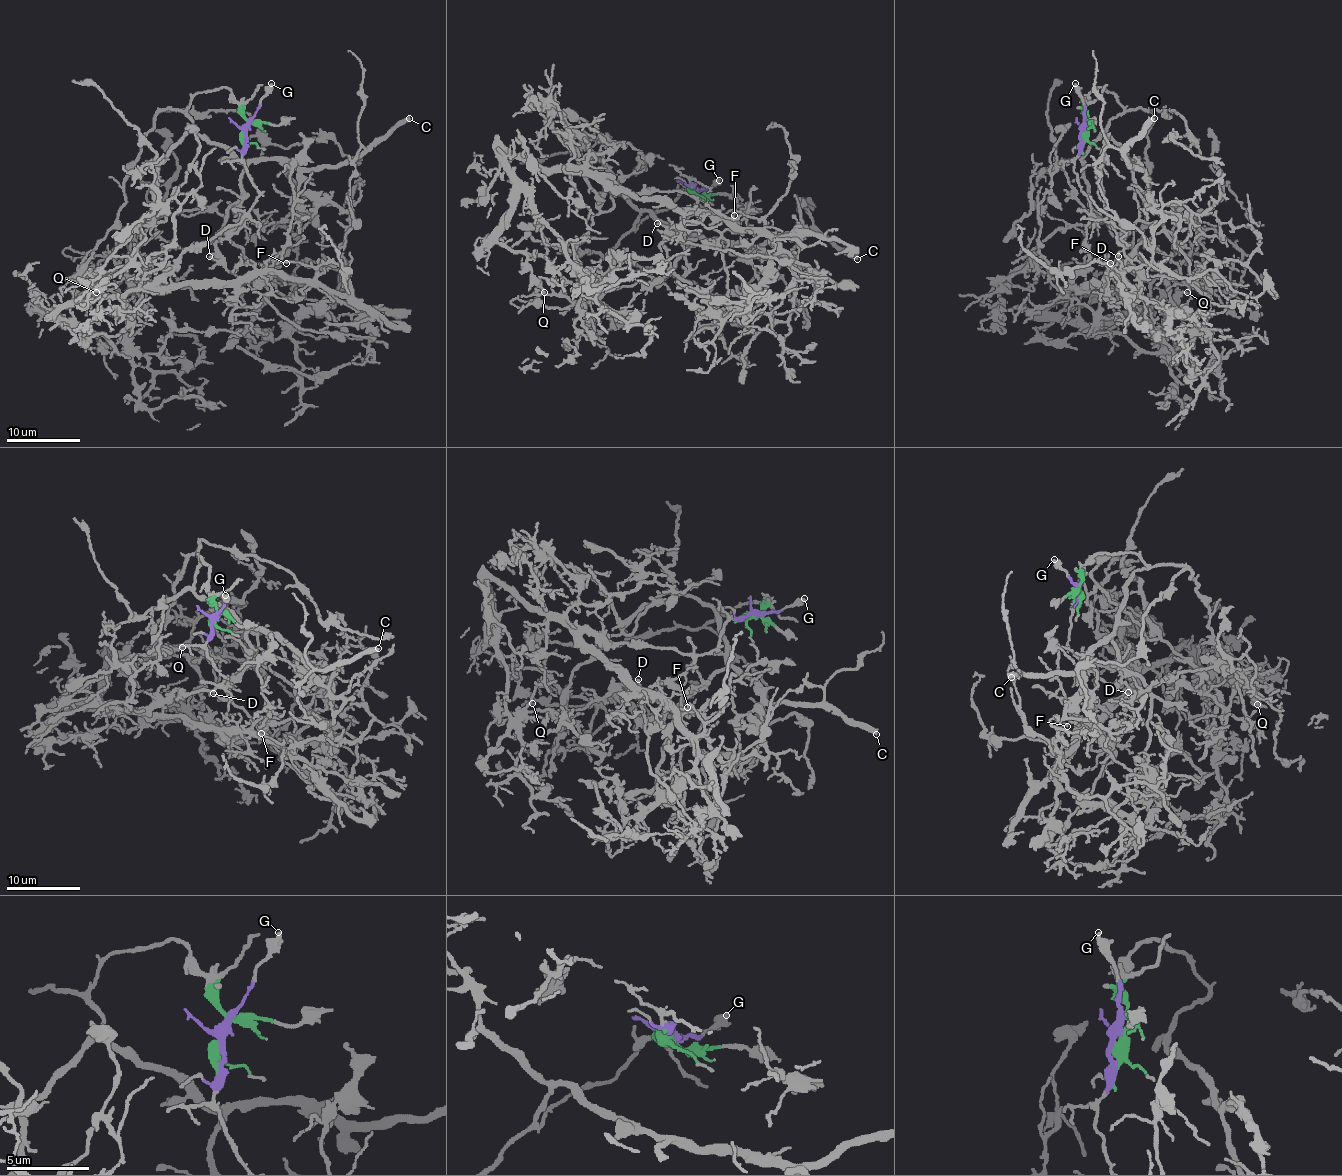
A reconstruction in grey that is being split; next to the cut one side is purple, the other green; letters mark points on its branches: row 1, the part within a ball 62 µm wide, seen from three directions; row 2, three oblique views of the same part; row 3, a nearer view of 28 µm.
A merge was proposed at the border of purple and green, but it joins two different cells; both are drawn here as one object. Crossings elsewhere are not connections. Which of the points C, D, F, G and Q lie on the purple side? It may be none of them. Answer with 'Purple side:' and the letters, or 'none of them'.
Purple side: F, G, Q

